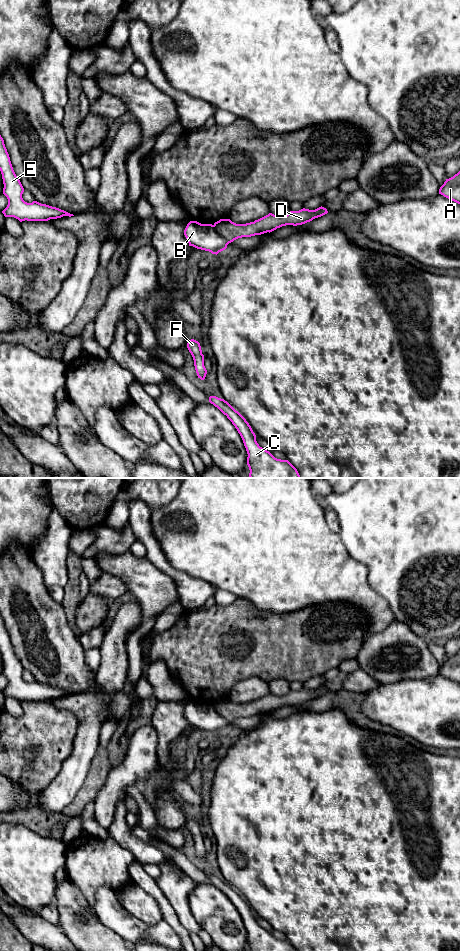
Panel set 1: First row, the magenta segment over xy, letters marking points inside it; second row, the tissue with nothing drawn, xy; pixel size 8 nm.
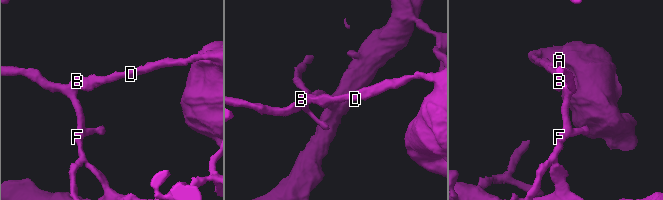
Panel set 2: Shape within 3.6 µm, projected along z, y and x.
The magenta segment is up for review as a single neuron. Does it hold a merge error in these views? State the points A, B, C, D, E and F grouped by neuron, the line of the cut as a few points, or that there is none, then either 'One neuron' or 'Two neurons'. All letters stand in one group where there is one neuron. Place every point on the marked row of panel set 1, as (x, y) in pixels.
Groups: A D / B C E F. Split along xy (213, 225), (228, 243). Two neurons

